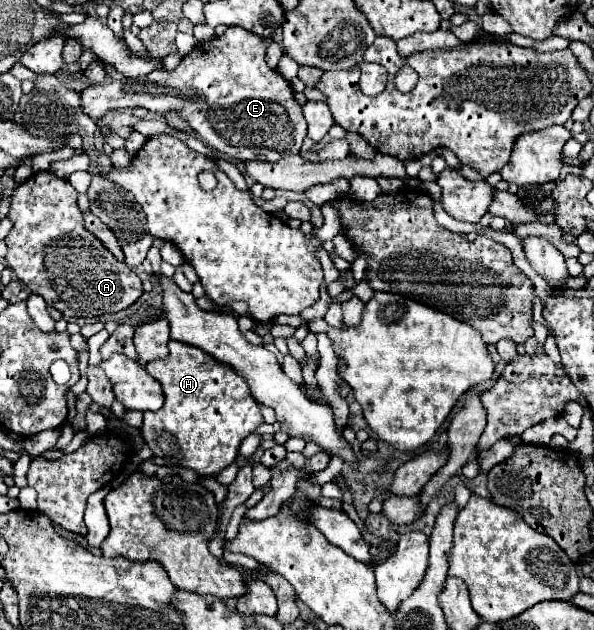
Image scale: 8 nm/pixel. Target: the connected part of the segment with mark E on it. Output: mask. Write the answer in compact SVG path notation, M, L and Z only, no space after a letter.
M229 26L223 36L213 36L211 40L199 42L173 72L153 72L153 76L143 78L121 78L113 82L105 82L101 86L85 88L81 96L81 108L91 120L103 118L109 110L117 108L135 108L143 106L149 112L165 114L165 108L185 108L185 120L195 128L195 132L203 138L207 146L217 152L223 152L237 160L261 160L261 162L277 162L281 156L299 154L303 138L307 136L307 122L303 118L301 106L293 100L293 90L289 82L277 72L271 70L265 62L267 46L271 38L253 36L243 28Z

